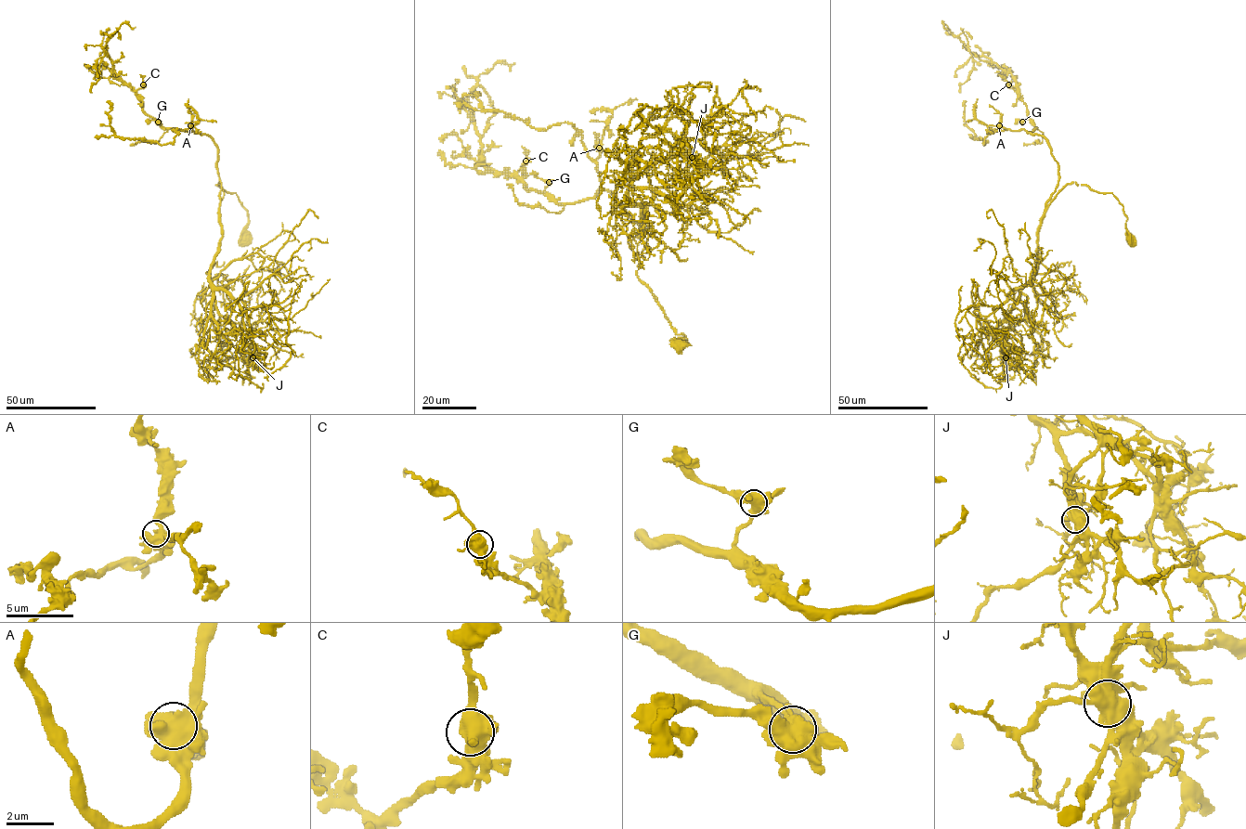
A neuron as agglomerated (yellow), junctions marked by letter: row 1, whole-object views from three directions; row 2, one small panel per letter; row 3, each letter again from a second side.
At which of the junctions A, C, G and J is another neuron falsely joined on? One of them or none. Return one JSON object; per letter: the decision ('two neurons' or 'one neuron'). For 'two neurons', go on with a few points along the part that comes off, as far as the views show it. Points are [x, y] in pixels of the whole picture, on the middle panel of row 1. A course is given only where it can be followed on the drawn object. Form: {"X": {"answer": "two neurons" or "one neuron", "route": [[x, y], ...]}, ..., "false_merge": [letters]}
{"A": {"answer": "one neuron"}, "C": {"answer": "one neuron"}, "G": {"answer": "one neuron"}, "J": {"answer": "two neurons", "route": [[693, 157], [681, 148], [682, 112], [650, 115], [673, 105], [686, 112], [643, 120], [606, 155], [625, 145]]}, "false_merge": ["J"]}

